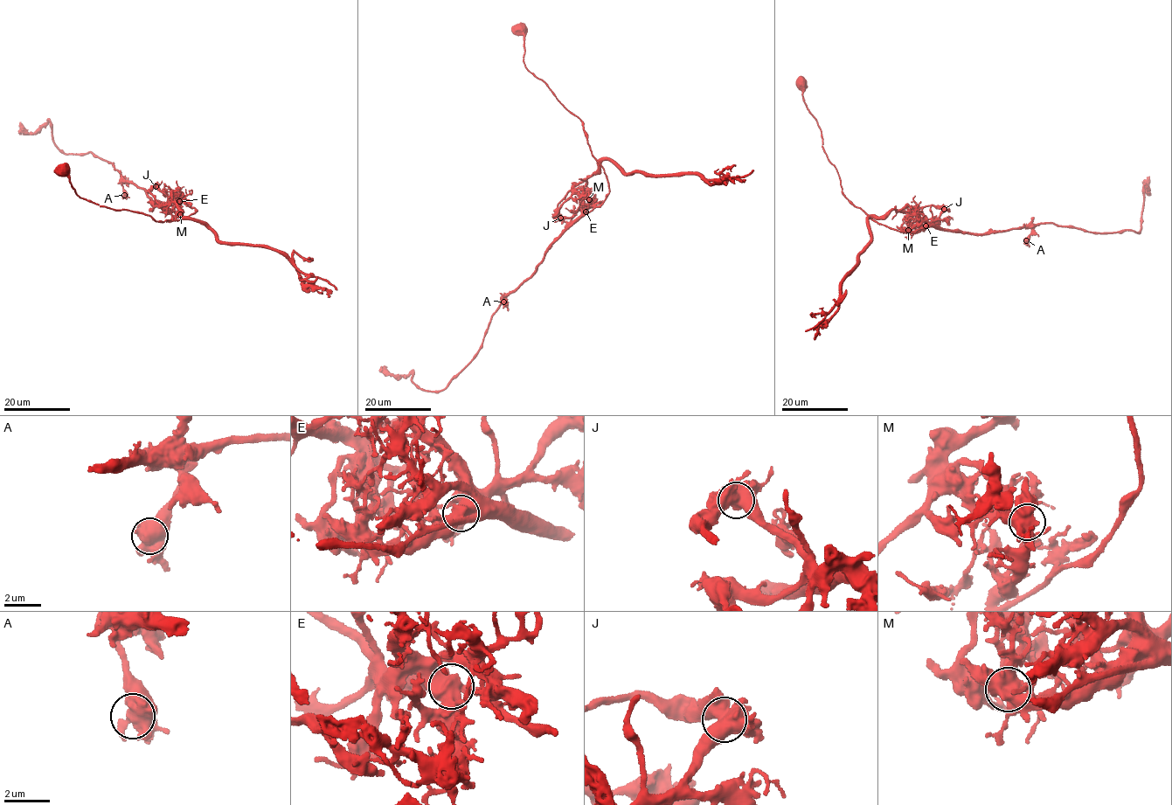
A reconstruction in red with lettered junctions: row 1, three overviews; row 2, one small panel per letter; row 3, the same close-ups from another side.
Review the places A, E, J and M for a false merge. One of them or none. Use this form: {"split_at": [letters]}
{"split_at": ["J"]}

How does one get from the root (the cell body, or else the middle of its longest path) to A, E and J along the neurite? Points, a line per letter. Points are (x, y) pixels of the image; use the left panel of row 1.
A: (62, 169), (76, 194), (100, 205), (163, 222), (181, 213), (173, 191), (156, 201), (127, 180), (124, 195)
E: (62, 169), (78, 196), (110, 209), (128, 209), (163, 222), (197, 211), (179, 201)
J: (62, 169), (76, 194), (84, 198), (156, 221), (178, 219), (175, 203), (160, 204), (149, 192), (156, 187)

